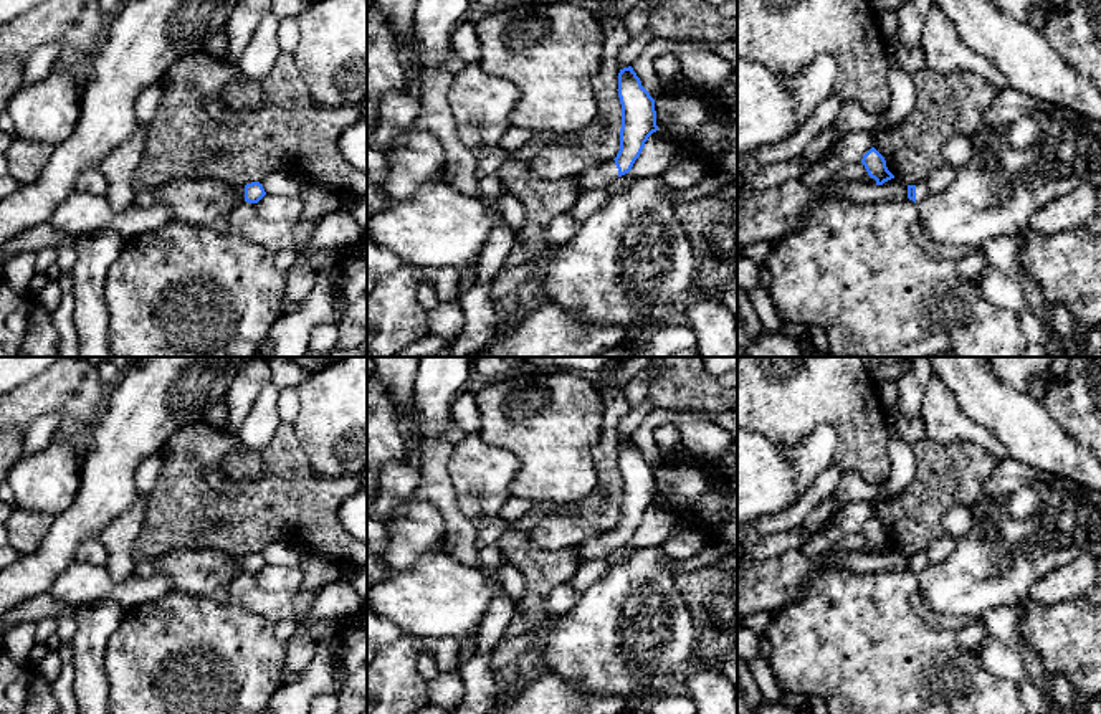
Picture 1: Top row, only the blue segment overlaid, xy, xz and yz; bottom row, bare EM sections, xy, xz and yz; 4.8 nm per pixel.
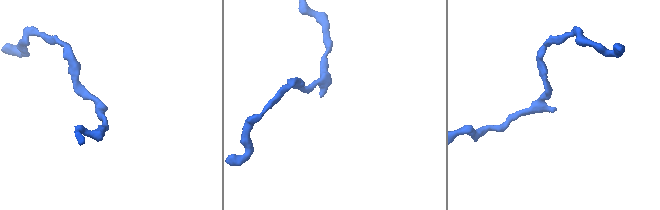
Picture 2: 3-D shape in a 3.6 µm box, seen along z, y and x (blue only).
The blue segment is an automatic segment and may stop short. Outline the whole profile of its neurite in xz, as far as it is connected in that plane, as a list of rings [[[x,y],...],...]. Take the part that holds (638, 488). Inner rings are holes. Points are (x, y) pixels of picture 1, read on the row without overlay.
[[[632,436],[618,443],[618,468],[622,474],[620,521],[613,531],[585,539],[577,545],[580,562],[602,559],[628,544],[648,507],[658,501],[655,469],[641,456]]]

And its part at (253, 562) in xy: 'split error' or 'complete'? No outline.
split error

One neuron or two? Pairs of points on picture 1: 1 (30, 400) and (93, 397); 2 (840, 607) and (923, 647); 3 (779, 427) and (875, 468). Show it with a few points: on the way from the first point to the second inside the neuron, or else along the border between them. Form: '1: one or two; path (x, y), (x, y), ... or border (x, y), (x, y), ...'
1: one; path (45, 399), (78, 397)
2: one; path (860, 627), (881, 647), (903, 647)
3: one; path (805, 415), (832, 415), (858, 442)

